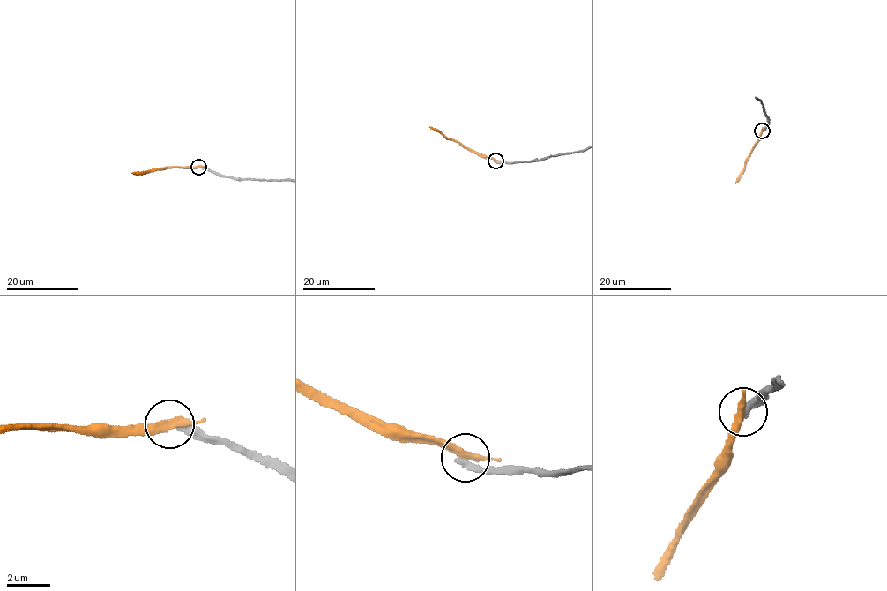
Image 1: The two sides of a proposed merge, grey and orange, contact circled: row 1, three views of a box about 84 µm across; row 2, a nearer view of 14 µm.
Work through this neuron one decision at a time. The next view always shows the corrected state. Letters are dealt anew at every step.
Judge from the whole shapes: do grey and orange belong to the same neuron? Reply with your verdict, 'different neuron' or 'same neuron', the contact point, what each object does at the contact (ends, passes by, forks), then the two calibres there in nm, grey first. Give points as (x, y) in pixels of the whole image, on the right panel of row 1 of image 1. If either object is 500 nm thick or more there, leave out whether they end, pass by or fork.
different neuron; at (762, 130); grey ends there; orange passes by; 360 nm thick on the grey side, 300 nm on the other

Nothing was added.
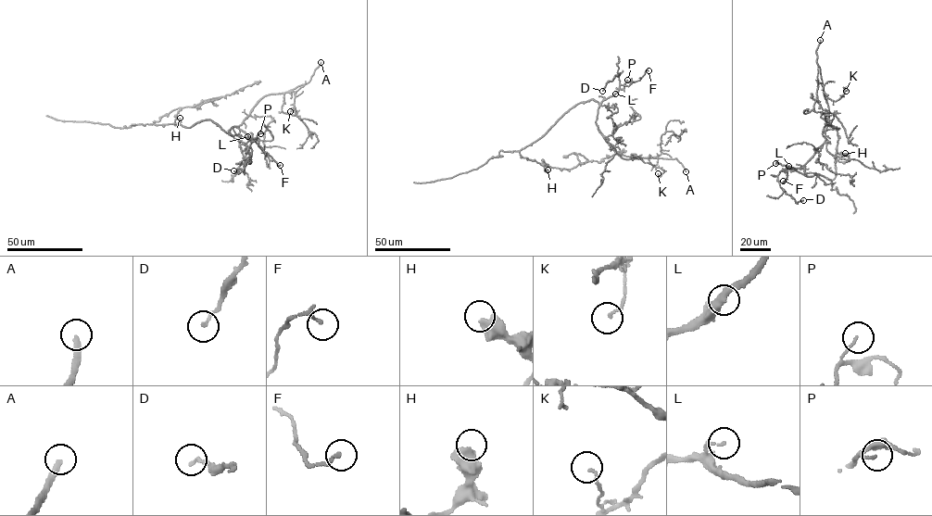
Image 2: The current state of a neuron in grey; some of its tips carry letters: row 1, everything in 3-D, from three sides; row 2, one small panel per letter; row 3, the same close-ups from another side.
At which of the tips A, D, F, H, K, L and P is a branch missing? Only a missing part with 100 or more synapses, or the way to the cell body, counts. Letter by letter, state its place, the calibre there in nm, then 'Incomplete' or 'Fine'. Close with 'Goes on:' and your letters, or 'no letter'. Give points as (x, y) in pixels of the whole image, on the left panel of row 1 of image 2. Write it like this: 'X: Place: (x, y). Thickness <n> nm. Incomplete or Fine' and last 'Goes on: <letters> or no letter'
A: Place: (321, 62). Thickness 280 nm. Incomplete
D: Place: (233, 170). Thickness 130 nm. Fine
F: Place: (280, 165). Thickness 110 nm. Fine
H: Place: (180, 118). Thickness 600 nm. Fine
K: Place: (290, 111). Thickness 130 nm. Fine
L: Place: (247, 136). Thickness 100 nm. Fine
P: Place: (260, 133). Thickness 90 nm. Fine
Goes on: A

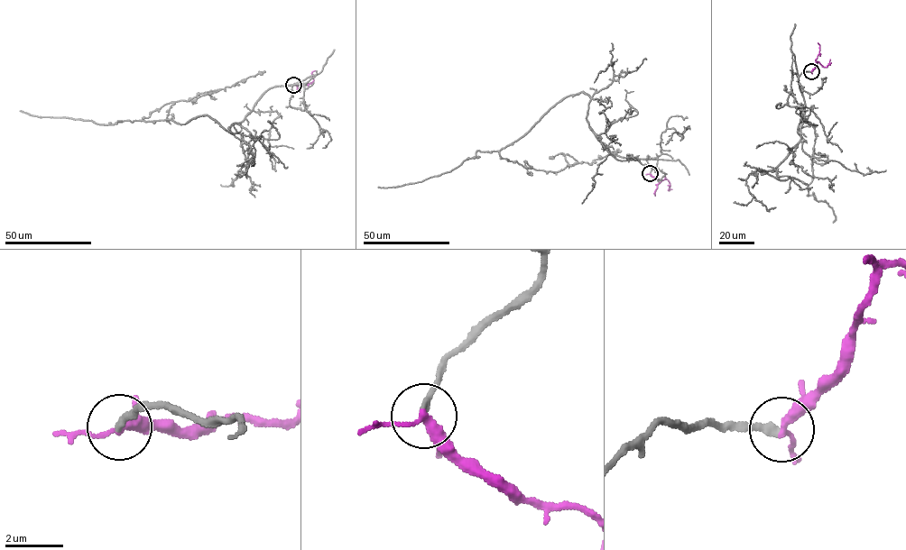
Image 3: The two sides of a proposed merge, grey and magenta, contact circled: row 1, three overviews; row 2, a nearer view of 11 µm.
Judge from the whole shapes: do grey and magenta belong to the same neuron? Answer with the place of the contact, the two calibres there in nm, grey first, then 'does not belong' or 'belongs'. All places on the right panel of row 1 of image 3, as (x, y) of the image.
(811, 71) | 240/280 nm | belongs

